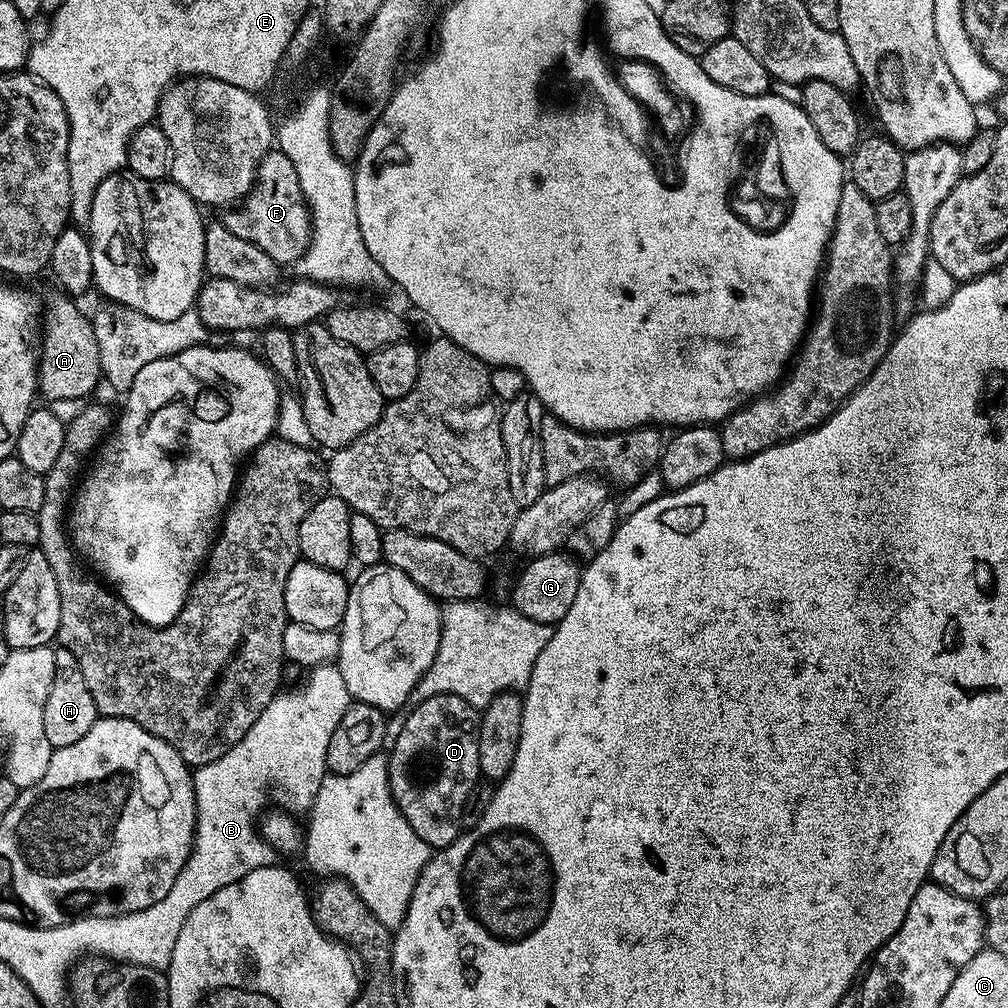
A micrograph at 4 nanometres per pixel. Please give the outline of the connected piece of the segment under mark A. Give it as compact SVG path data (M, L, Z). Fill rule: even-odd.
M55 294L48 300L46 300L46 315L43 317L42 325L44 324L44 341L39 341L38 344L38 392L42 397L45 396L48 400L80 400L83 396L88 396L96 388L96 383L101 383L102 373L100 371L100 355L98 354L98 338L94 338L94 326L92 325L91 319L79 308L77 301L73 297L67 294Z

